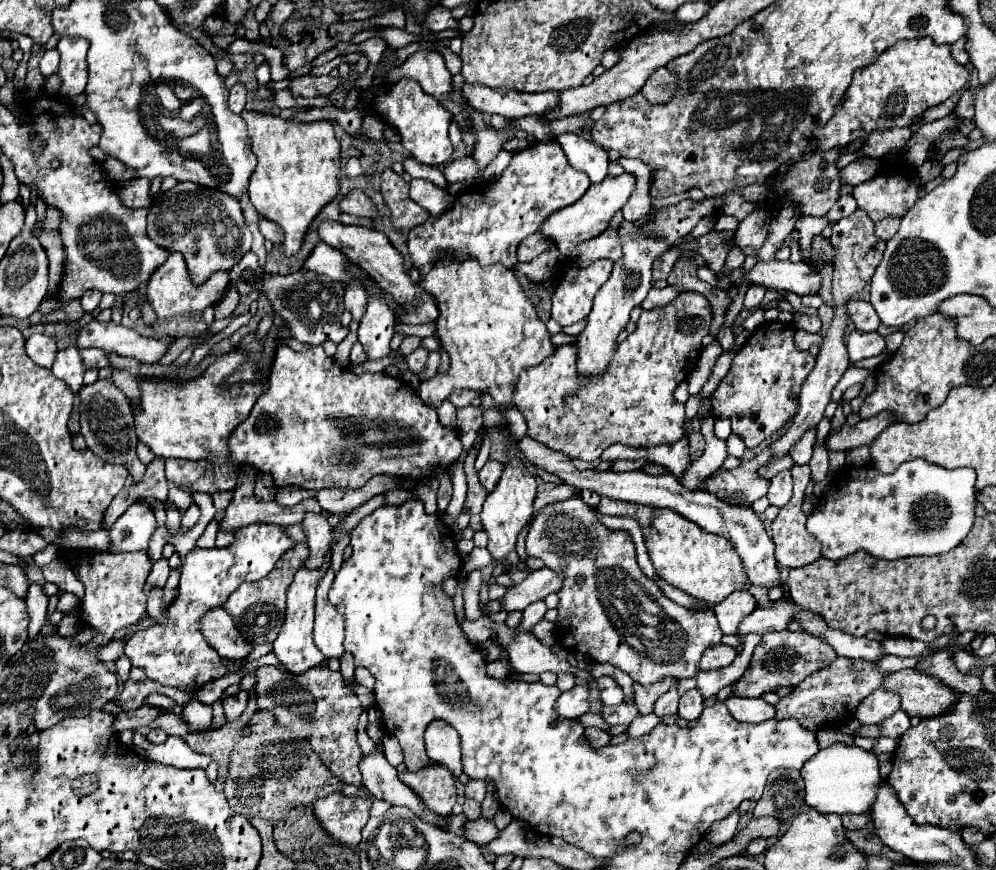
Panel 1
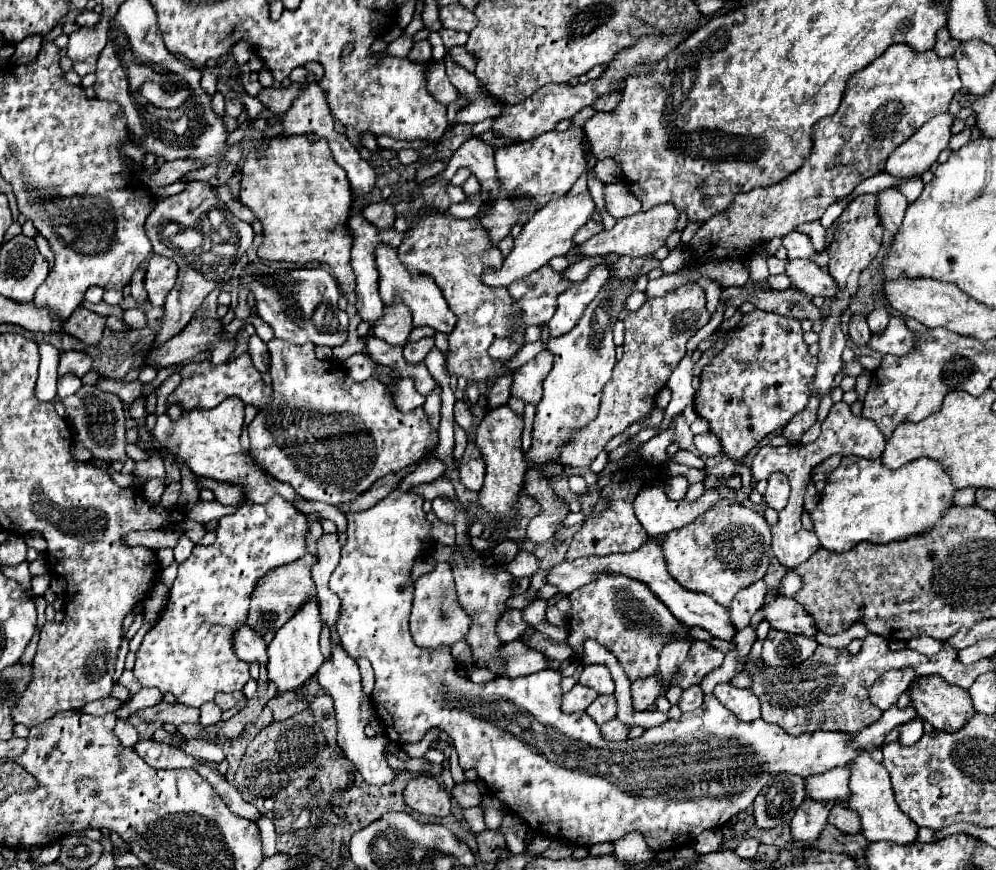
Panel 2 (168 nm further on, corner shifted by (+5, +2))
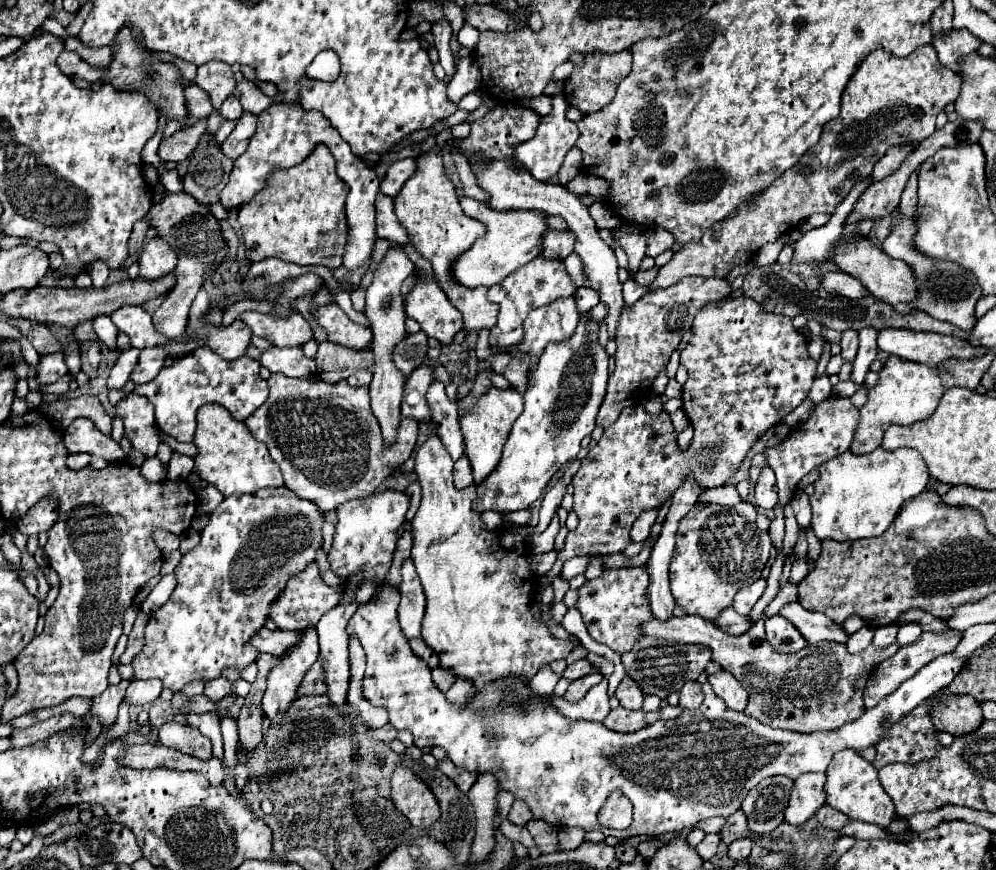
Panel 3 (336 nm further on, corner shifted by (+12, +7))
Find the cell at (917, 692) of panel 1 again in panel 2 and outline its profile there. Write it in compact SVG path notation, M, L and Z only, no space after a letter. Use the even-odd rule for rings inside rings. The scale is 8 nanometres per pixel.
M939 676L915 678L909 686L911 708L935 730L957 732L975 714L965 688L951 686Z

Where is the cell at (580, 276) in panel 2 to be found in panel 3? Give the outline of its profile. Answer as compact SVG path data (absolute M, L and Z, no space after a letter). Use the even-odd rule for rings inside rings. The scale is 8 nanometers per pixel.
M472 159L472 169L476 171L476 179L478 185L488 191L492 195L490 203L496 211L518 211L518 209L542 209L548 215L562 215L568 229L576 235L576 253L580 255L580 259L584 261L584 269L586 269L586 279L590 283L592 289L596 289L600 293L600 301L608 307L608 315L606 315L606 325L608 325L608 333L610 339L616 339L616 329L618 329L618 319L620 313L624 309L624 299L622 299L622 283L618 281L618 261L616 255L612 253L612 249L600 239L598 229L594 225L594 219L588 213L588 207L580 203L580 199L576 195L572 195L570 191L566 191L562 185L552 185L552 183L542 183L538 179L534 179L528 171L524 169L516 169L516 167L508 167L508 163L504 161L496 161L496 163L480 163L478 159Z

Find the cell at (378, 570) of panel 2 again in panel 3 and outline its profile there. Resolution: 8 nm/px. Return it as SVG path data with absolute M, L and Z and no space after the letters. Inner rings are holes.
M384 491L370 495L368 499L356 499L352 503L344 503L338 513L338 525L334 535L334 545L328 555L328 561L332 565L332 571L342 577L342 583L346 583L352 573L362 571L364 579L378 579L378 597L370 599L368 603L360 605L356 613L352 615L348 623L348 635L356 635L366 651L366 675L364 675L364 691L362 695L372 703L388 709L390 723L396 729L408 729L414 735L416 747L442 747L446 755L458 765L468 771L492 771L500 787L504 791L510 791L516 799L524 799L534 819L544 819L552 827L582 827L584 831L602 831L604 835L612 835L616 839L632 837L632 835L660 835L660 833L682 833L690 825L708 819L708 817L730 817L736 813L744 801L744 795L756 787L764 777L774 775L786 775L790 779L796 779L802 773L810 771L826 771L832 757L840 749L866 749L878 743L880 735L898 719L902 719L912 707L920 705L924 699L932 697L936 691L944 689L952 683L952 679L962 671L966 665L966 657L954 657L954 655L942 655L936 657L932 663L924 665L912 679L904 681L892 695L884 697L876 707L866 709L864 715L844 727L840 731L816 731L816 733L798 733L798 731L786 731L786 729L772 729L762 725L758 719L752 719L740 711L732 711L724 705L720 697L714 695L712 687L708 683L702 685L704 689L704 703L700 709L688 711L672 721L656 721L654 725L644 727L644 731L636 733L616 733L602 723L594 721L570 721L564 719L556 709L552 709L550 701L546 697L530 697L526 707L518 701L502 707L502 697L512 693L516 699L522 699L526 695L534 695L534 691L522 683L522 681L492 681L488 687L484 687L476 697L472 697L466 705L458 707L446 701L444 693L432 683L430 667L414 655L414 651L408 647L408 639L404 639L404 633L398 625L398 603L400 593L398 589L392 589L384 583L386 573L392 563L394 547L398 541L398 529L406 519L408 511L408 497L400 491ZM614 789L620 789L634 805L634 821L628 829L616 831L600 827L596 815L600 807L606 801L606 795Z

